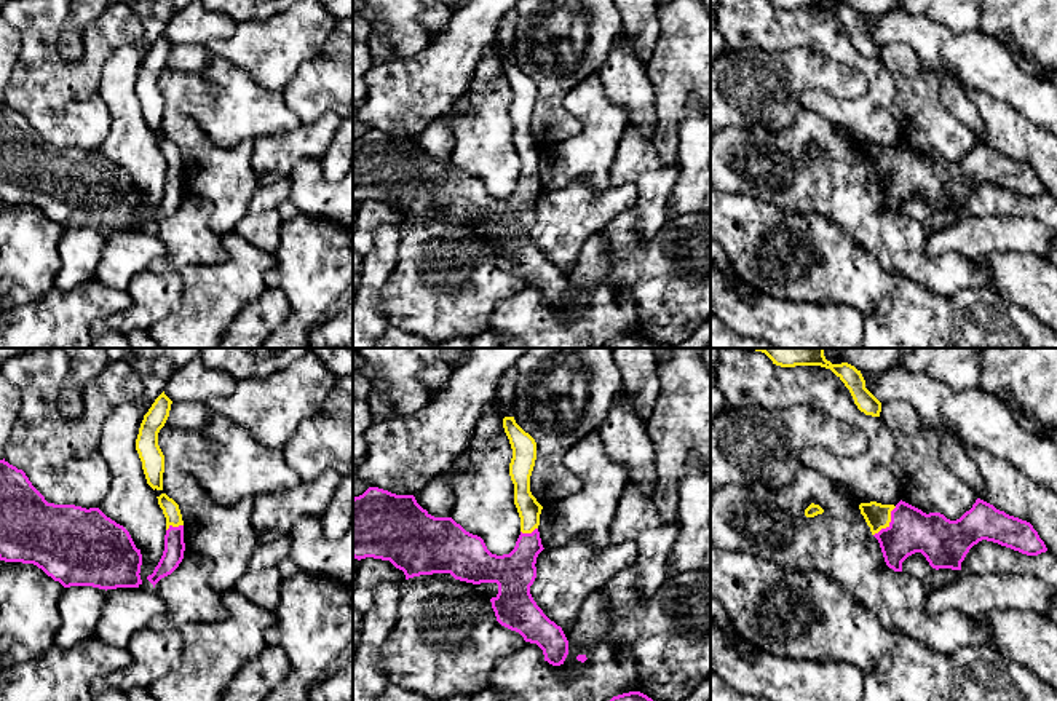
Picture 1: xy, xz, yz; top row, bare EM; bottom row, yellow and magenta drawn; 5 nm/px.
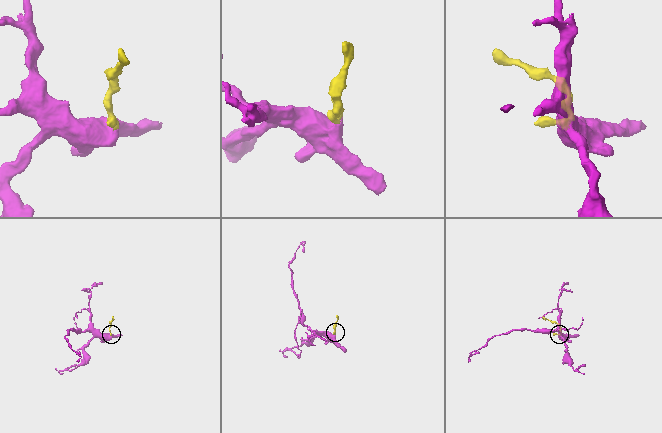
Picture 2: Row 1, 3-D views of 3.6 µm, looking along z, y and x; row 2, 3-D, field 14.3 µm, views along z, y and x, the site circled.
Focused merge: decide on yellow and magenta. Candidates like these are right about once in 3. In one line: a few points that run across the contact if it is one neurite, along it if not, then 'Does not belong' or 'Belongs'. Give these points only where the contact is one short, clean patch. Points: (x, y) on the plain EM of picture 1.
Line: yz (877, 158), (890, 163), (901, 173), (910, 173). Belongs

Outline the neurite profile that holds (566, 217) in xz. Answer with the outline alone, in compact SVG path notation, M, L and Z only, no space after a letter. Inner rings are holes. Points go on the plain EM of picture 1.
M586 177L564 188L543 192L536 200L536 220L530 236L543 255L565 275L588 238L634 208L637 195L634 184L610 185L597 192Z

